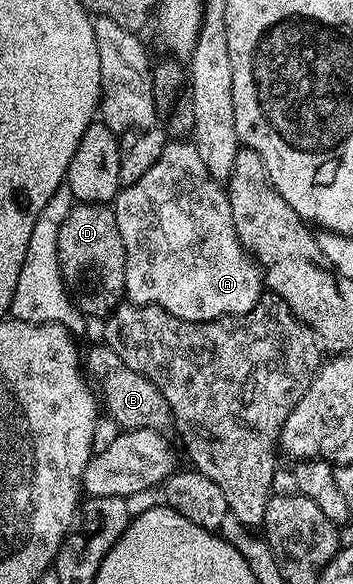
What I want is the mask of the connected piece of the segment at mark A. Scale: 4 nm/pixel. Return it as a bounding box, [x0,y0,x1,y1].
[113,138,265,322]

